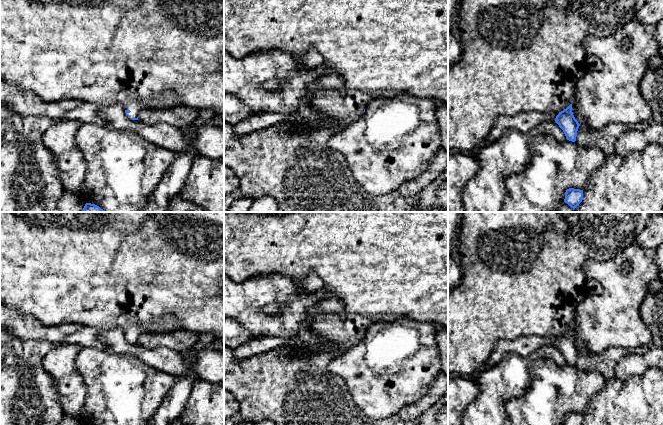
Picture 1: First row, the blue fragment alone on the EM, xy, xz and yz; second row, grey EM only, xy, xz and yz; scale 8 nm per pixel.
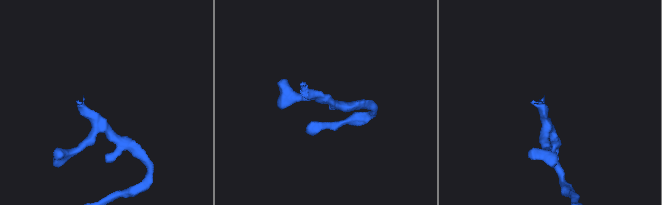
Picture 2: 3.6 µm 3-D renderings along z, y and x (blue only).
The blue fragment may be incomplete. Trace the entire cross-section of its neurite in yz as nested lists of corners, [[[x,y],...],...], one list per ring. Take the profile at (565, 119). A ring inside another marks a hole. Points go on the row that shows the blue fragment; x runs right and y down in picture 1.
[[[462,0],[459,11],[459,30],[461,33],[461,58],[448,67],[448,154],[471,151],[482,145],[500,115],[515,115],[519,112],[534,111],[540,113],[553,112],[557,116],[555,122],[563,130],[566,139],[576,141],[580,124],[573,115],[574,96],[577,82],[590,72],[600,71],[603,62],[588,53],[583,47],[587,36],[608,37],[632,21],[646,0]]]

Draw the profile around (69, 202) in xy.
[[[65,191],[58,201],[58,207],[61,212],[82,212],[86,203],[81,193]]]

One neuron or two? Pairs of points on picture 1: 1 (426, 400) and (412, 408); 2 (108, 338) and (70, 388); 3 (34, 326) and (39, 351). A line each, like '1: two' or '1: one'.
1: one
2: two
3: two

